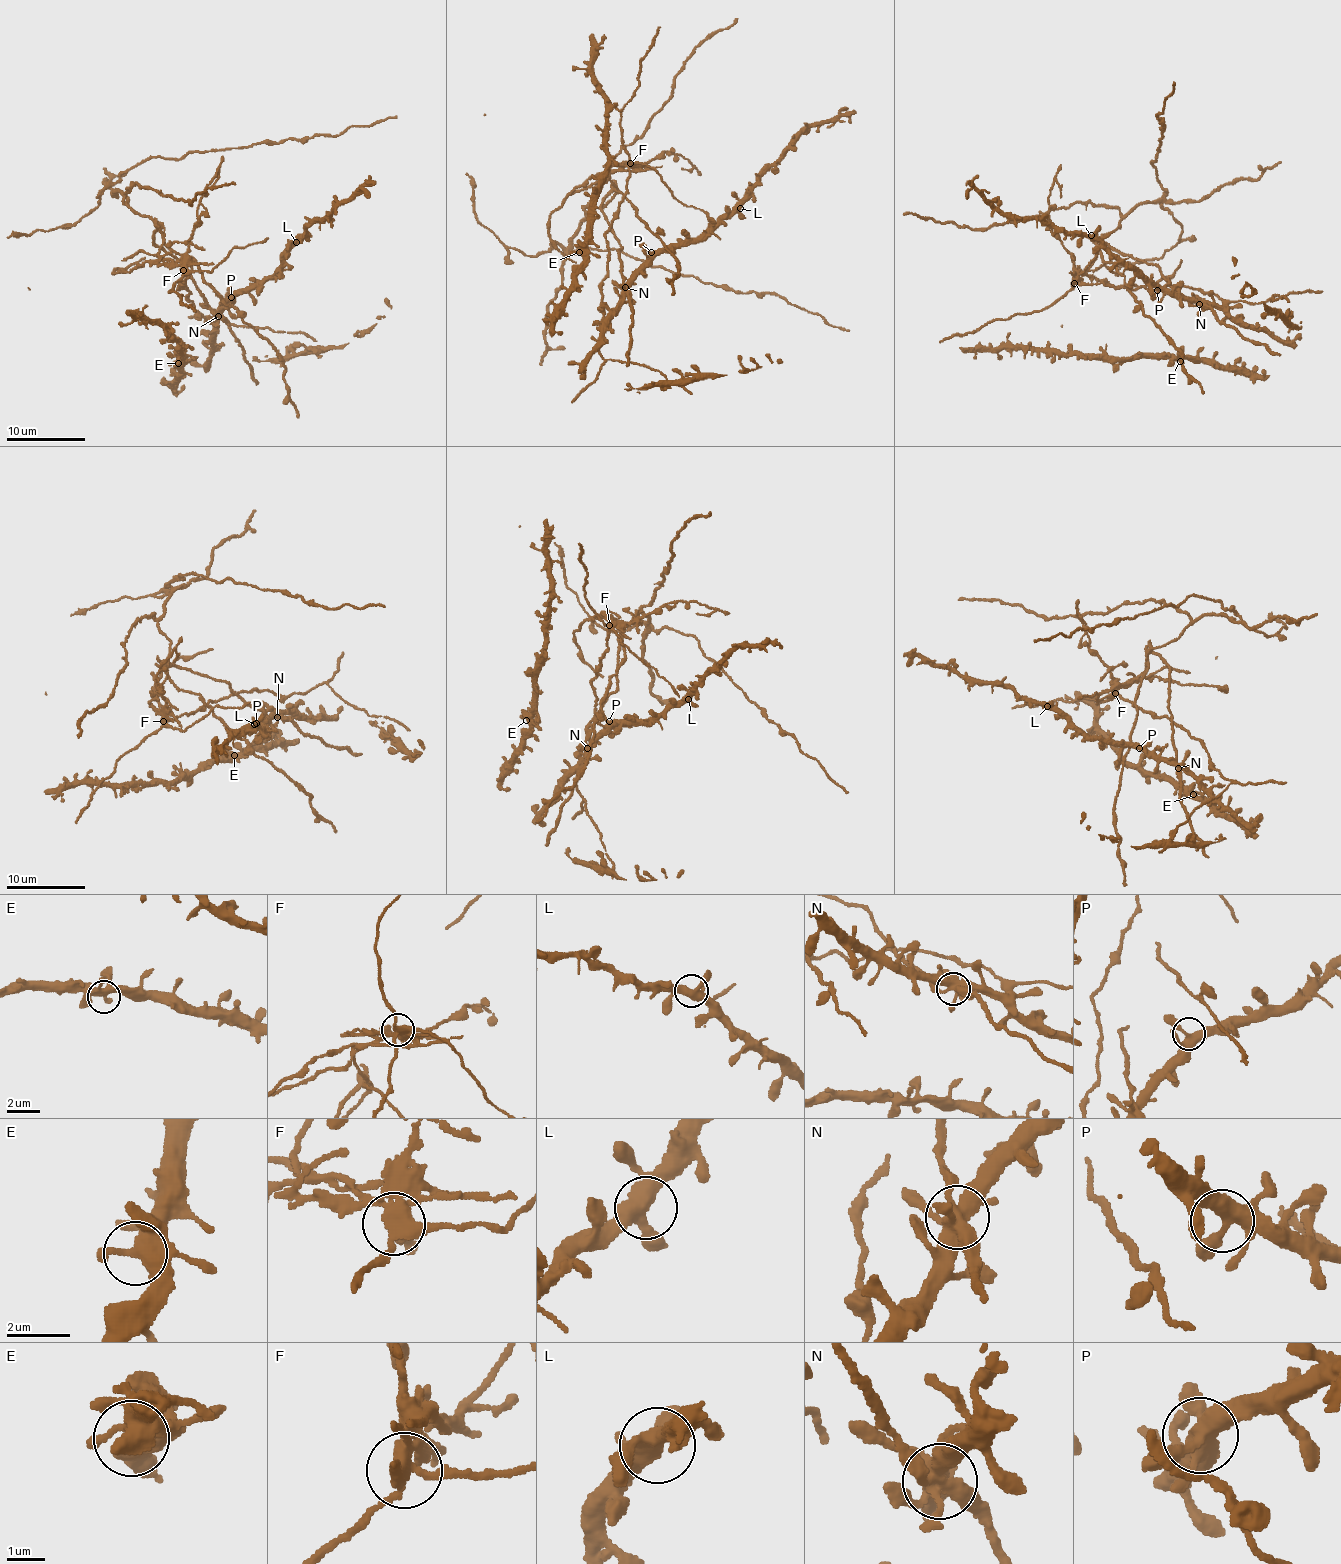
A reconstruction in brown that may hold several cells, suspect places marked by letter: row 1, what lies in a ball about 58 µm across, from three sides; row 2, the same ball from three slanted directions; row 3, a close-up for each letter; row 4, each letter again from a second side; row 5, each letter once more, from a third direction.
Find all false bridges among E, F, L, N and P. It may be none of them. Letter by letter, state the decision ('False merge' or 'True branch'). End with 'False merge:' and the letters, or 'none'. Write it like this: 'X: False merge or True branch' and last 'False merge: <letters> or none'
E: True branch
F: False merge
L: True branch
N: False merge
P: True branch
False merge: F, N

